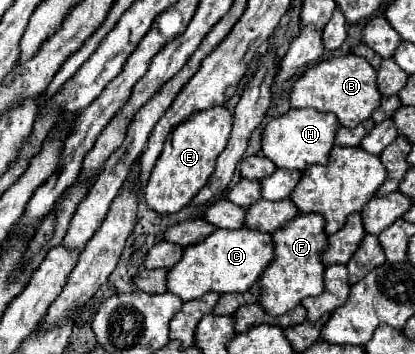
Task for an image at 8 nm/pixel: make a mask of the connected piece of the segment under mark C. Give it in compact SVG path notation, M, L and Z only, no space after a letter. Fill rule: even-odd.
M250 228L242 230L216 230L198 244L184 250L182 260L168 272L168 290L180 296L184 302L196 300L206 292L246 292L258 284L260 274L274 260L272 234L256 232Z

